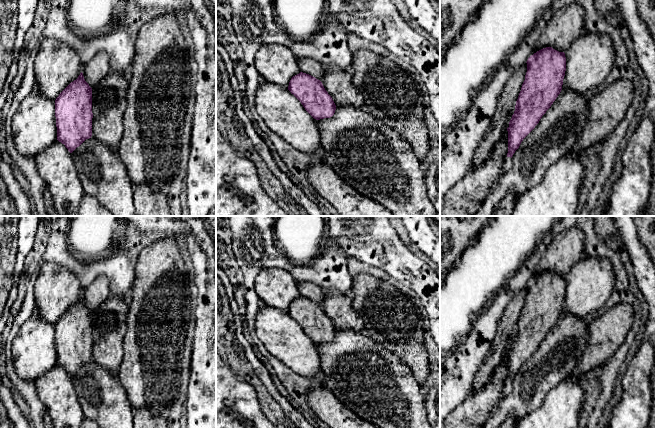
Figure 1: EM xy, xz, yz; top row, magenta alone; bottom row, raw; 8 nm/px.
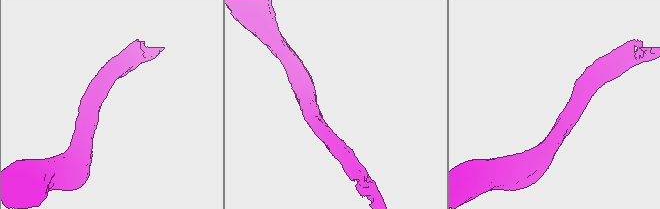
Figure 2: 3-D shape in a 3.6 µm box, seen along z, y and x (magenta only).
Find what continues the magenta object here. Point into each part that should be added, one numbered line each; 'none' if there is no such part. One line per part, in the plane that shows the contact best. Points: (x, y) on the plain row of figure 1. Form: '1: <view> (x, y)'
none

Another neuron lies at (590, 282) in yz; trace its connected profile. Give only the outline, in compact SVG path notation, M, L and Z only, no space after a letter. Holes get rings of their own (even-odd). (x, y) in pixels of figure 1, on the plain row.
M583 257L575 263L564 276L566 295L562 314L572 314L577 317L589 317L597 312L609 299L615 287L613 263L603 257Z

